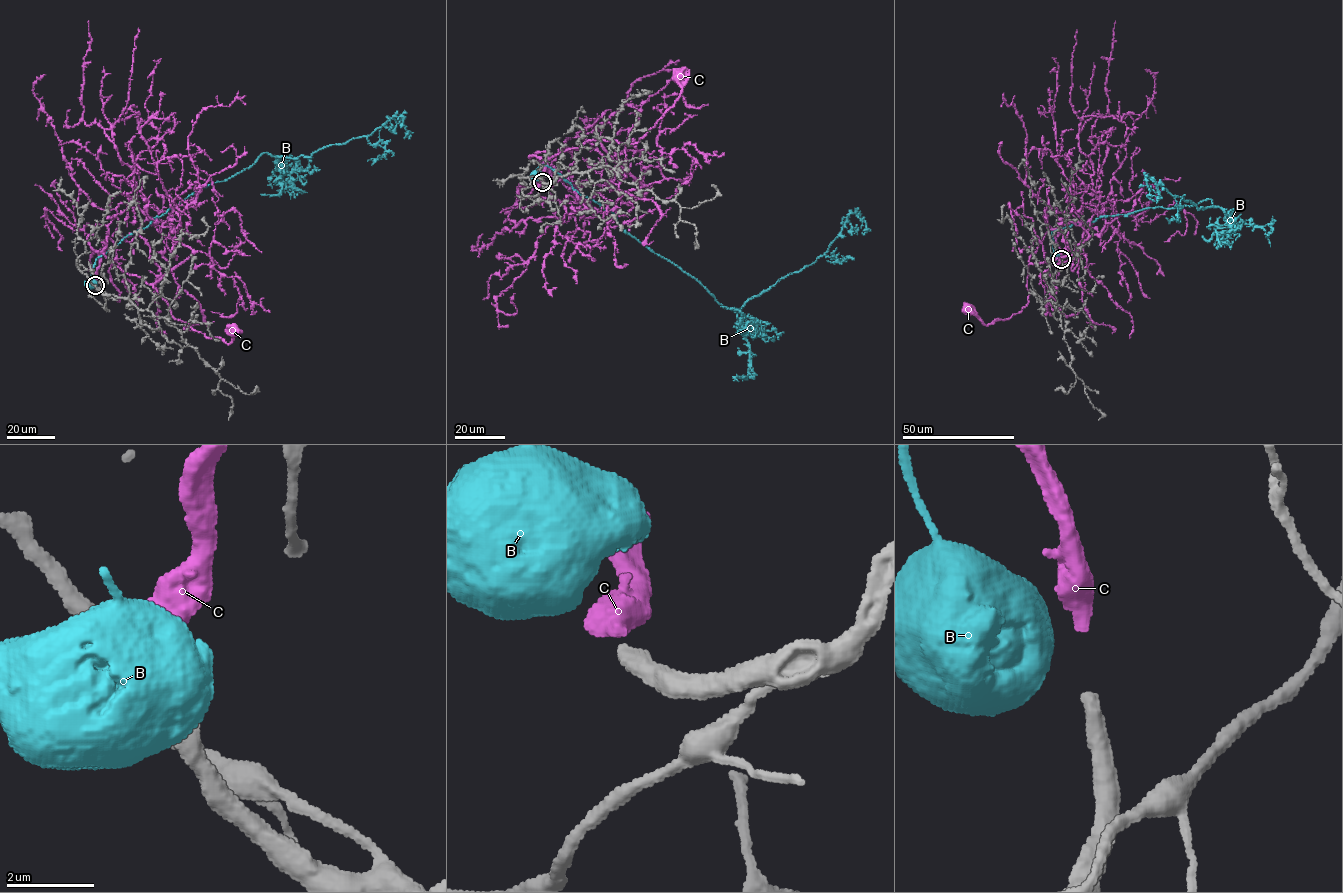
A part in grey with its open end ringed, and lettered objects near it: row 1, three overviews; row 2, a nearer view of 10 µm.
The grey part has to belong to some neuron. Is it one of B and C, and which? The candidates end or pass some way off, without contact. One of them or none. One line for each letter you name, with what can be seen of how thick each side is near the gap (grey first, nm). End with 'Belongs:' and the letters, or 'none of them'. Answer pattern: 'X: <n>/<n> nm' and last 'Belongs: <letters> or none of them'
C: 420/480 nm
Belongs: C

